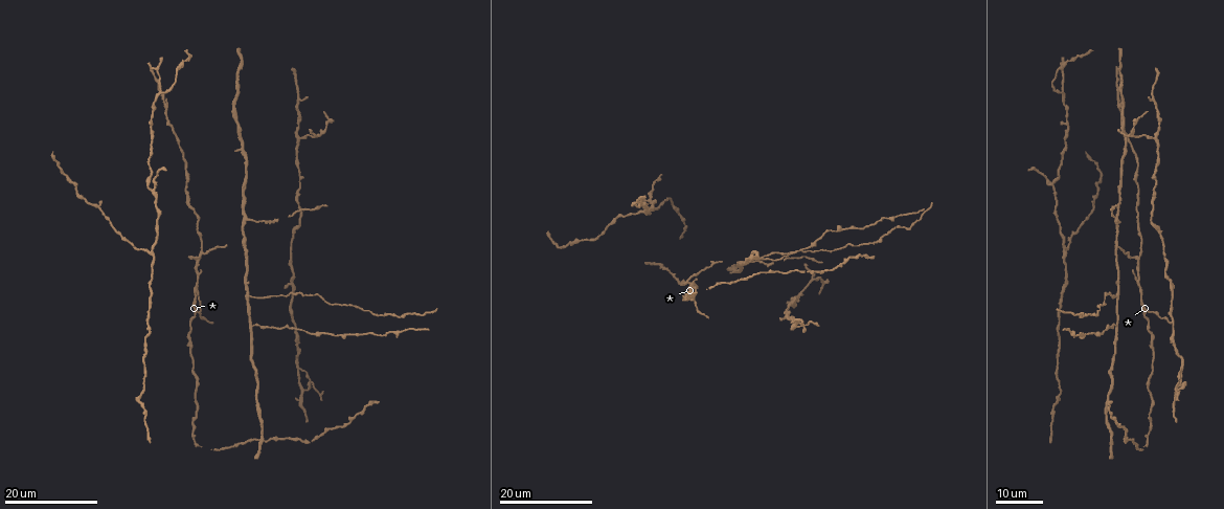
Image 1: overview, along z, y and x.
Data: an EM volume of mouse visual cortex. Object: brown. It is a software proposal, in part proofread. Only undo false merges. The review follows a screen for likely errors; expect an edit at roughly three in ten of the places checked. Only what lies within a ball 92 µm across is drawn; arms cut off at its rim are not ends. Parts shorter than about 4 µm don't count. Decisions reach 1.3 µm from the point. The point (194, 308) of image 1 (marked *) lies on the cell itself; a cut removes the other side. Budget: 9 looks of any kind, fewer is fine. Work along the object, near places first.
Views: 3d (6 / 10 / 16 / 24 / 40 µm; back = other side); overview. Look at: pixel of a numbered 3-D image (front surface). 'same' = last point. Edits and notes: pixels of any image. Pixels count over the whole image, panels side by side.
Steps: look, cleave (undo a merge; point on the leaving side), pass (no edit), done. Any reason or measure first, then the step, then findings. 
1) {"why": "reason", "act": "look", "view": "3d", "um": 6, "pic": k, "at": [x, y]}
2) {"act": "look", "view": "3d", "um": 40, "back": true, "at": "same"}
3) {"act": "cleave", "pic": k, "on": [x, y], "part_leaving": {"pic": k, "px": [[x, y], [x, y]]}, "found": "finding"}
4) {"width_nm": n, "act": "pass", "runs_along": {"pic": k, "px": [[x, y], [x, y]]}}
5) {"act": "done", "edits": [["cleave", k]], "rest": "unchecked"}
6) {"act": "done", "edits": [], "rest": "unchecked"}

{"why": "a fork", "act": "look", "view": "3d", "um": 24, "pic": 1, "at": [250, 327]}

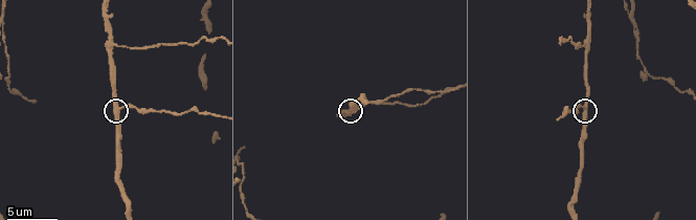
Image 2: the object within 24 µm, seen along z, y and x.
{"act": "look", "view": "3d", "um": 6, "pic": 2, "at": [585, 108]}

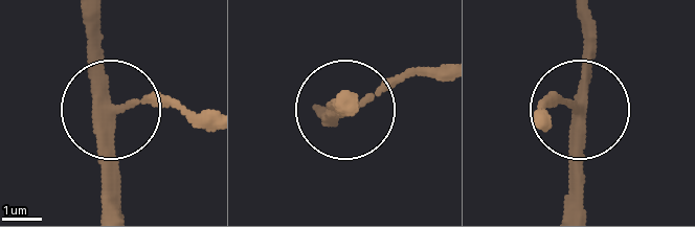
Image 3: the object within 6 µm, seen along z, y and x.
{"side_arm_um": 46, "act": "pass", "runs_along": {"pic": 3, "px": [[587, 19], [581, 106], [540, 106]]}, "found": "continuous, no second cell"}

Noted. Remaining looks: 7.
{"why": "two arms in line, one across", "act": "look", "view": "3d", "um": 24, "pic": 1, "at": [1135, 258]}

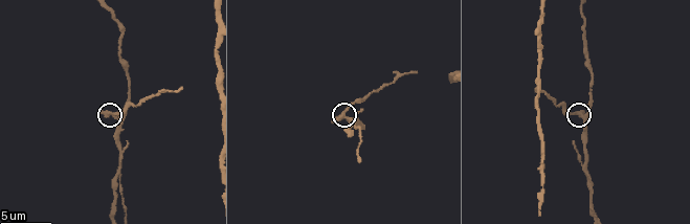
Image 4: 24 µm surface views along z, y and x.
{"act": "look", "view": "3d", "um": 6, "pic": 4, "at": [347, 109]}

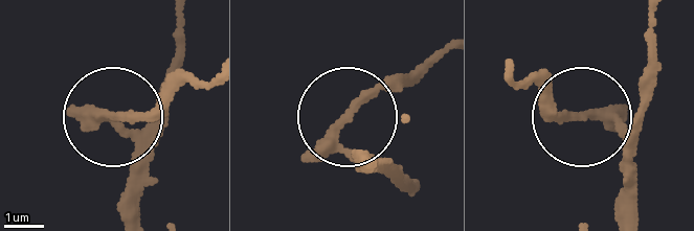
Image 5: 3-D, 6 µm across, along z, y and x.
{"arms": 3, "act": "cleave", "pic": 5, "on": [166, 105], "found": "two cells meet here"}

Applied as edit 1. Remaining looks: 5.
{"why": "see it whole again", "act": "look", "view": "overview"}

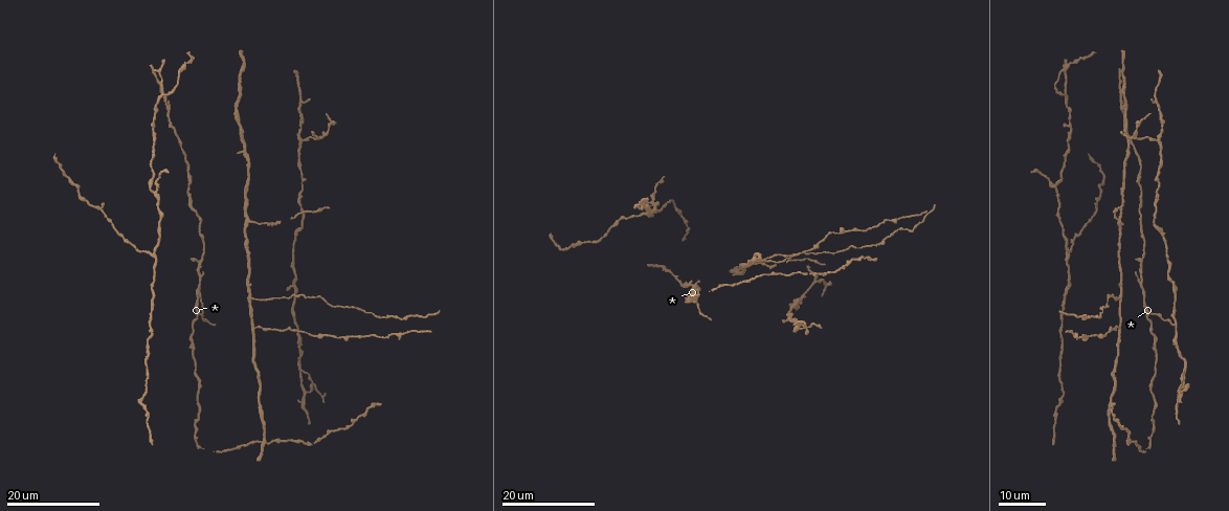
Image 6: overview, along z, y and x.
{"why": "arms part here", "act": "look", "view": "3d", "um": 24, "pic": 6, "at": [1156, 139]}

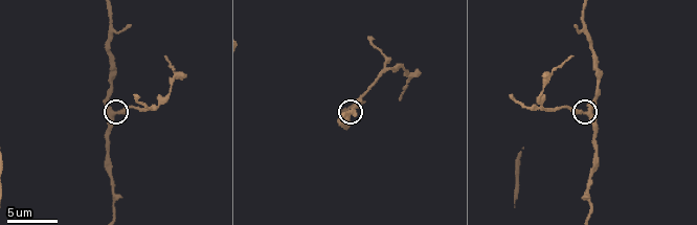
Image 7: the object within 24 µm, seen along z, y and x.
{"act": "look", "view": "3d", "um": 6, "pic": 7, "at": [586, 114]}

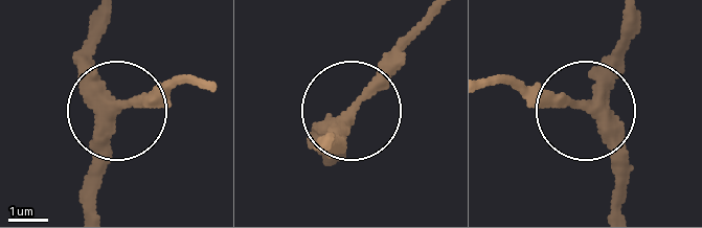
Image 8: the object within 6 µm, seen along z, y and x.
{"width_nm": 300, "act": "pass", "runs_along": {"pic": 8, "px": [[618, 209], [606, 129], [508, 80]]}, "found": "continuous, no second cell"}

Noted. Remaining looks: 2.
{"why": "branch point", "act": "look", "view": "3d", "um": 16, "pic": 2, "at": [112, 45]}

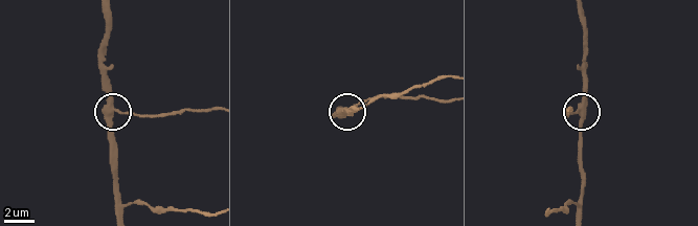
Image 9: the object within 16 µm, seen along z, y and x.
{"side_arm_um": 51, "act": "cleave", "pic": 9, "on": [126, 113], "part_leaving": {"pic": 9, "px": [[108, 108], [140, 115], [171, 115], [211, 108]]}, "found": "two cells meet here"}

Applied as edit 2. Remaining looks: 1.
{"act": "done", "edits": [["cleave", 5], ["cleave", 9]], "rest": "unchecked"}

